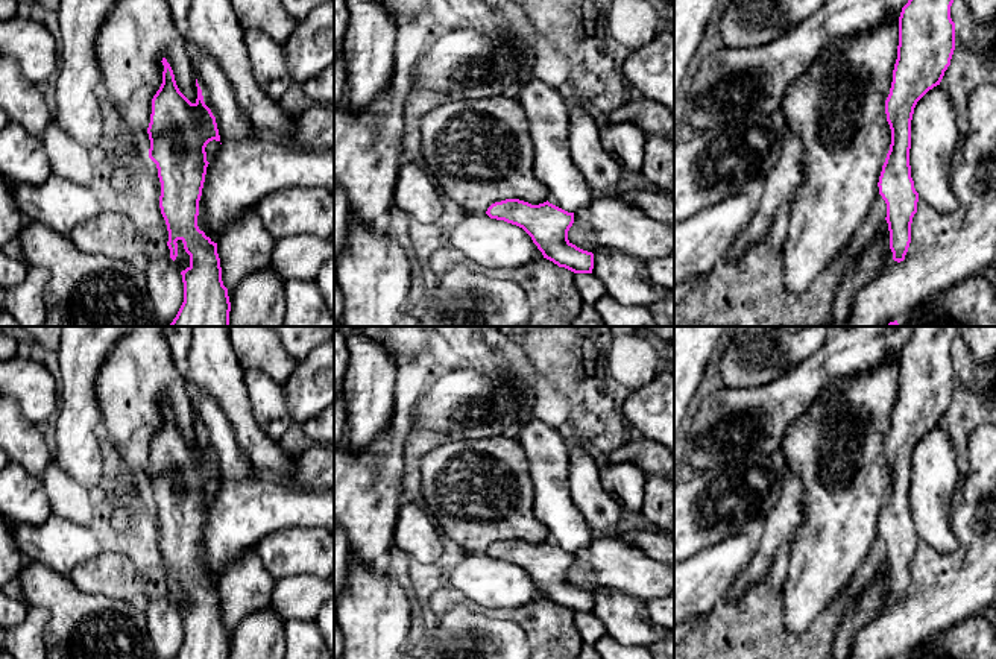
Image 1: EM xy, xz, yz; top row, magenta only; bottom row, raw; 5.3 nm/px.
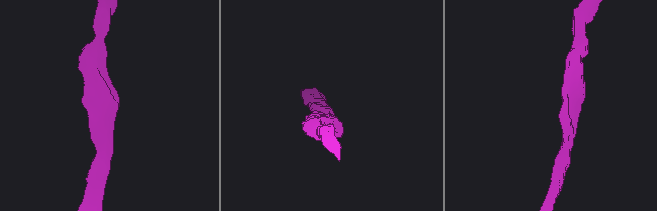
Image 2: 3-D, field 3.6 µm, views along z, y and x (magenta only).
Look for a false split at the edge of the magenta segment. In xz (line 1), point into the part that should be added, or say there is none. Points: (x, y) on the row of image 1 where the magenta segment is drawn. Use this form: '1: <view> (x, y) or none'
1: none

